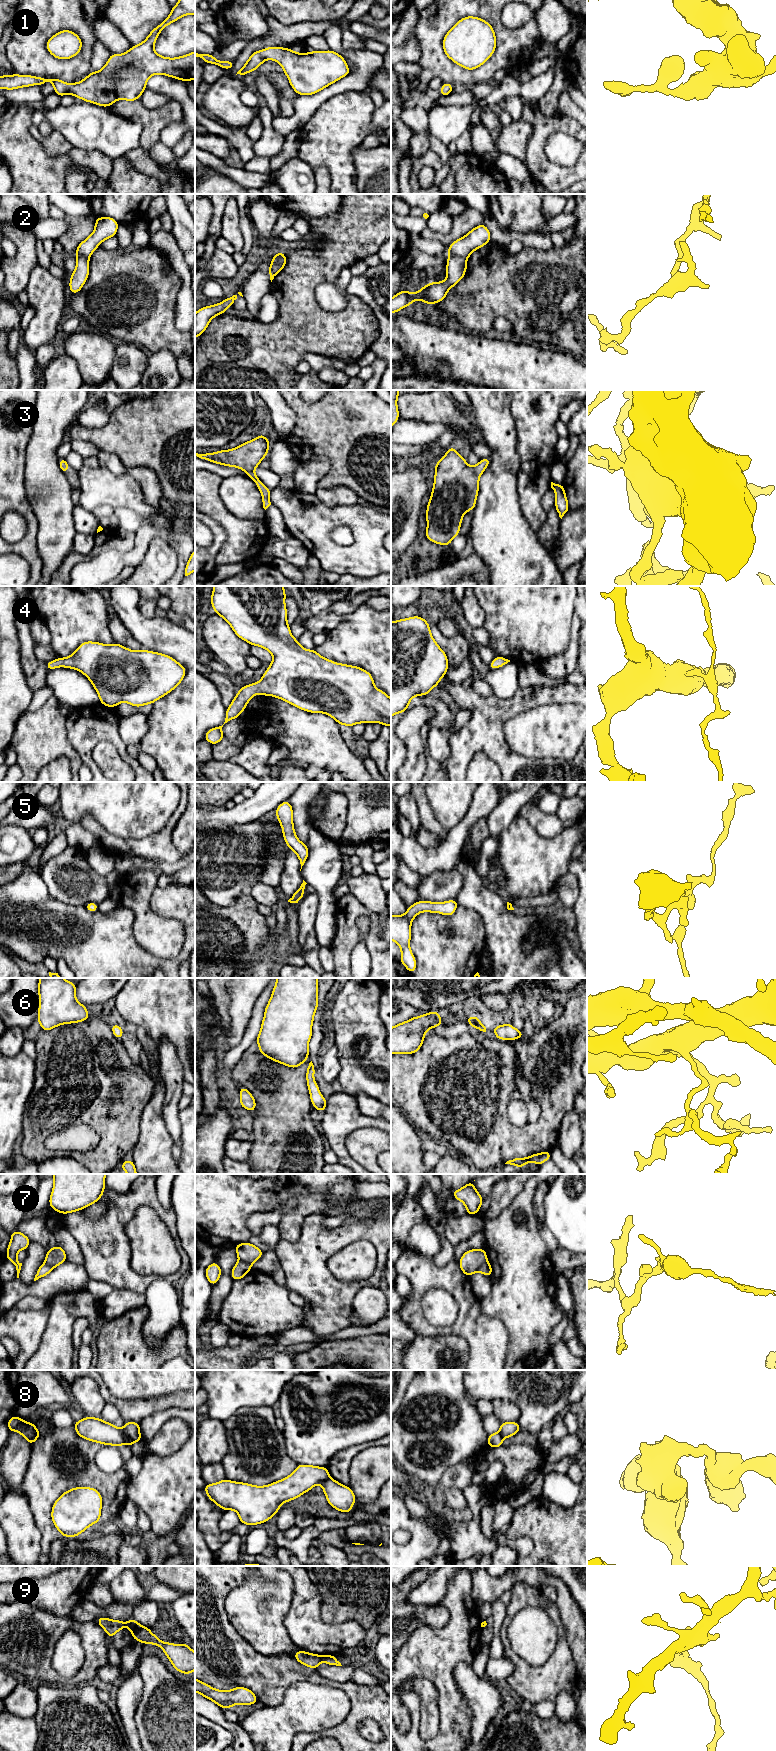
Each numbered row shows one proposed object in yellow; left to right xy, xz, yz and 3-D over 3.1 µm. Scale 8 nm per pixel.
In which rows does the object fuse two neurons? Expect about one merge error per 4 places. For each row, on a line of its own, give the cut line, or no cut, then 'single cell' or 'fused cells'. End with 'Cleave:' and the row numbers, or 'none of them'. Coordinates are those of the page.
1: no cut; single cell
2: cut in yz along (448, 254), (465, 259); fused cells
3: no cut; single cell
4: no cut; single cell
5: no cut; single cell
6: no cut; single cell
7: cut in xz along (239, 1259), (250, 1266); fused cells
8: cut in xy along (122, 1430), (134, 1441); fused cells
9: cut in xz along (323, 1656), (321, 1660); fused cells
Cleave: 2, 7, 8, 9

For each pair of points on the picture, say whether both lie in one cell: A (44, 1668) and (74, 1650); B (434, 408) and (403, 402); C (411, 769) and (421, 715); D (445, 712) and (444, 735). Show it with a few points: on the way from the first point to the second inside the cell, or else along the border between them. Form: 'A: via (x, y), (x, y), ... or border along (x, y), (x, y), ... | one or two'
A: border along (57, 1640), (51, 1666), (59, 1674), (70, 1677) | two
B: via (426, 407), (411, 406) | one
C: via (414, 756), (414, 728) | one
D: border along (452, 724), (445, 729), (430, 728) | two

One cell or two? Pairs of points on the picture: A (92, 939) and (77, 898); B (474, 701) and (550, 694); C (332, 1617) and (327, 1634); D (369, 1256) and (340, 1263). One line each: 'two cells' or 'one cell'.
A: two cells
B: one cell
C: two cells
D: one cell

